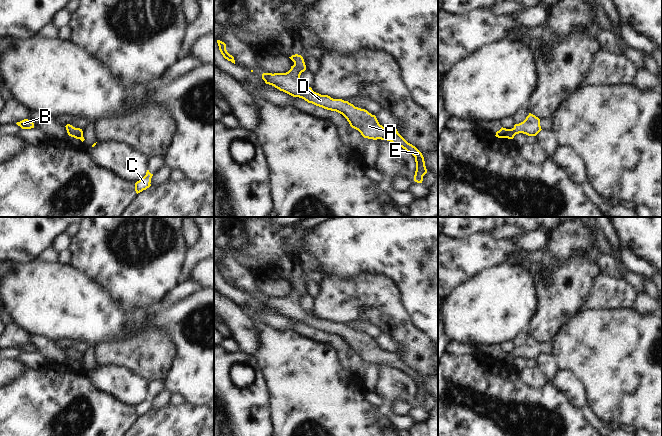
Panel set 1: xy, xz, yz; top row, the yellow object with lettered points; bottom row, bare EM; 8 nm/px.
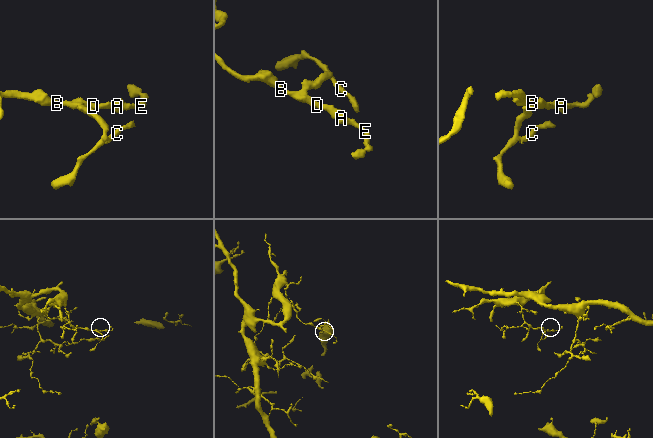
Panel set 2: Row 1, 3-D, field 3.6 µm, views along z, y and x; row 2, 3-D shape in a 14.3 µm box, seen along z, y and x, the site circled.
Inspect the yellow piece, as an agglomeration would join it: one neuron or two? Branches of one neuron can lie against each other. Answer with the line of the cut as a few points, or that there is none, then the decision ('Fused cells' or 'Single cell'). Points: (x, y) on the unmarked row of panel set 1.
No split. Single cell

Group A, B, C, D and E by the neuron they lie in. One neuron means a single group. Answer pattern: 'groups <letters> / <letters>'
groups A B C D E

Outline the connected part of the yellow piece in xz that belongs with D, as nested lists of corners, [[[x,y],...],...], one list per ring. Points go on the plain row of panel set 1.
[[[295,278],[289,281],[294,289],[286,297],[263,297],[262,303],[266,308],[283,315],[293,321],[299,321],[316,330],[342,338],[350,350],[358,354],[364,362],[381,363],[392,366],[402,371],[415,381],[416,395],[414,405],[422,407],[423,400],[427,397],[422,377],[412,368],[408,367],[397,355],[388,353],[379,348],[375,339],[365,333],[355,331],[353,328],[342,323],[333,323],[328,319],[321,319],[301,308],[300,299],[306,294],[304,283]]]

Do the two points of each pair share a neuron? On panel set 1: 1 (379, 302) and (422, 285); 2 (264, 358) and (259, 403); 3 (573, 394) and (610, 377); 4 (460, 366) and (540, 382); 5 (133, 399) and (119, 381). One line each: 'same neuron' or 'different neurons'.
1: different neurons
2: different neurons
3: different neurons
4: different neurons
5: same neuron

